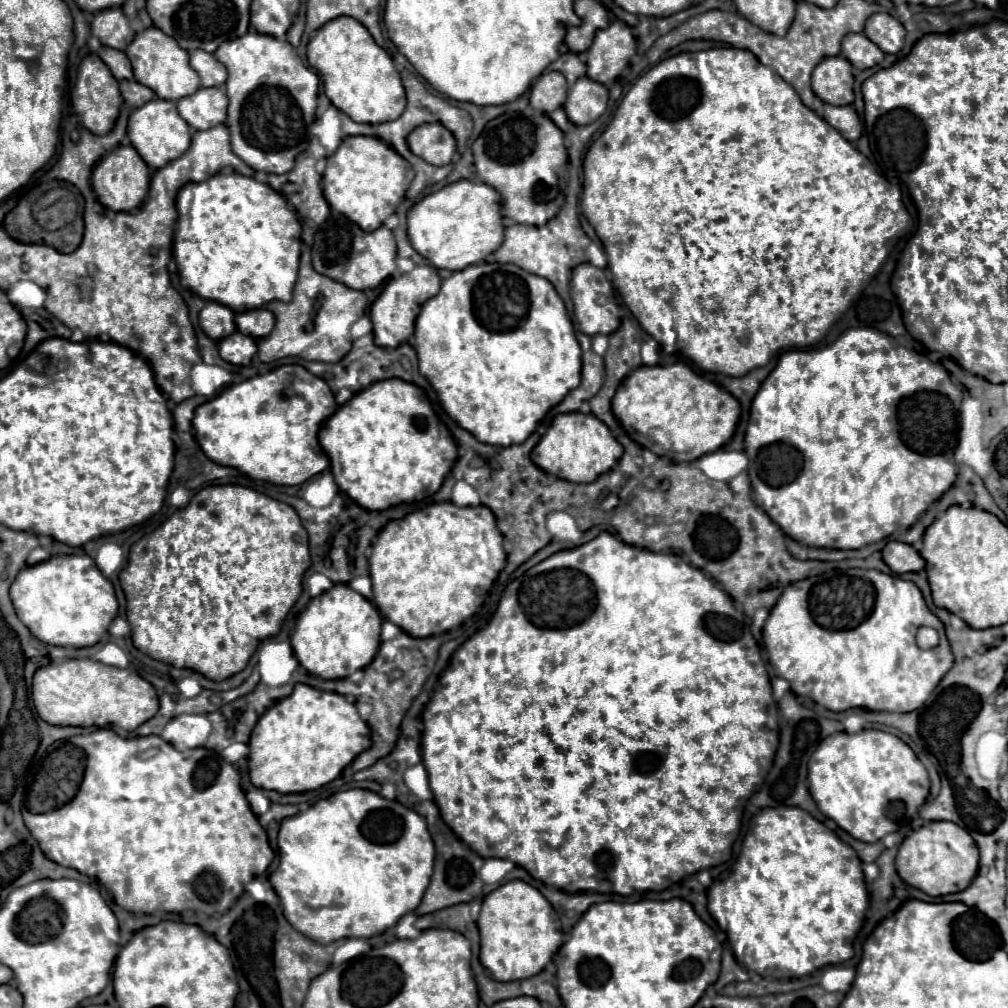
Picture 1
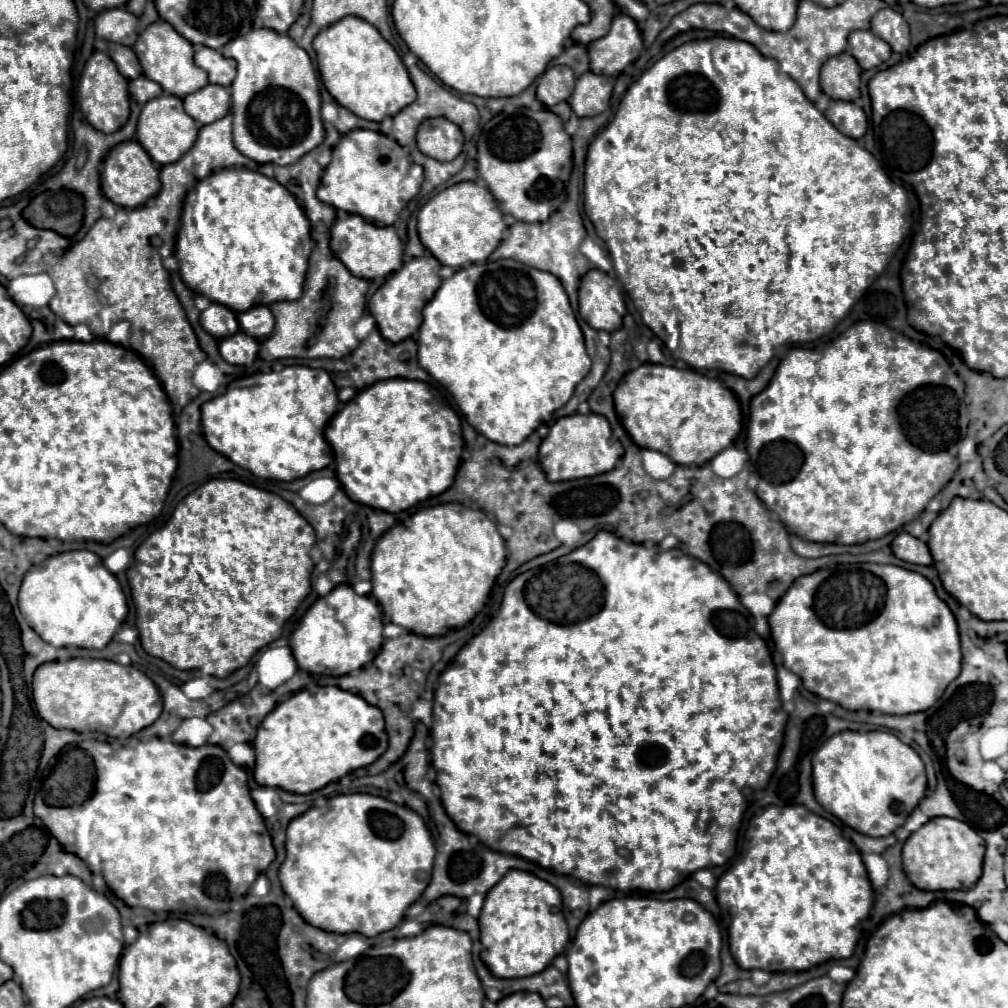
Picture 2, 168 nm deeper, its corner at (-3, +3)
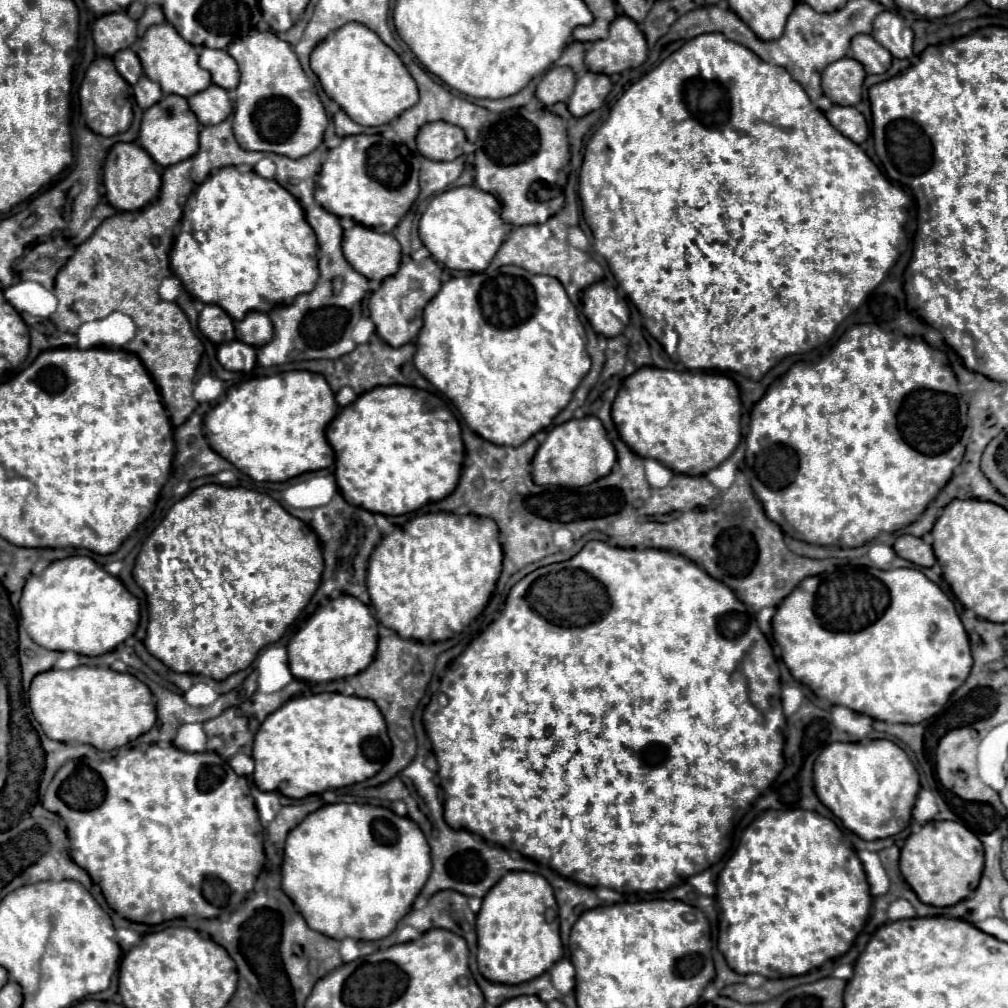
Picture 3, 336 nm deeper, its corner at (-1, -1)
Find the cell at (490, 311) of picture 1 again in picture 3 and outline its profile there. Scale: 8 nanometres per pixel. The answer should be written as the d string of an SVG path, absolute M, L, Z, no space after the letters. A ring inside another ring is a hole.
M501 266L497 270L489 268L485 272L475 272L475 274L451 278L441 286L437 296L423 310L423 328L421 328L419 338L417 338L415 366L439 392L449 396L449 400L457 406L463 420L467 422L467 426L473 432L477 432L481 438L485 438L497 446L521 446L525 440L529 440L539 430L549 428L553 418L569 404L575 388L579 386L579 382L583 380L583 376L591 368L591 358L587 354L587 340L583 336L583 328L579 322L577 310L571 304L571 300L567 298L561 282L557 278L551 278L551 276L529 274L527 270L523 270L519 266Z

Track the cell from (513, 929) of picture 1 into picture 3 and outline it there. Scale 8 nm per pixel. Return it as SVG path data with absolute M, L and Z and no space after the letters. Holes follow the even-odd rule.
M505 874L483 898L476 933L479 972L489 982L521 984L541 976L563 958L557 902L551 884L539 874Z

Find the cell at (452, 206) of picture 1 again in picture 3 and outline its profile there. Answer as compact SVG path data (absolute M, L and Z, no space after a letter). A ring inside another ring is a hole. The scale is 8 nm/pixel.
M459 186L435 196L419 220L419 236L431 256L451 270L483 272L507 234L507 224L499 218L499 202L493 194L477 186Z

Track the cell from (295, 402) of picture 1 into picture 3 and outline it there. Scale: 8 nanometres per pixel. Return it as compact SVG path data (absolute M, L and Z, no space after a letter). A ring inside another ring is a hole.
M291 370L265 378L251 378L229 388L225 400L205 416L205 430L209 446L243 474L257 482L287 482L299 474L323 470L333 464L335 454L325 438L325 426L335 414L335 394L331 392L325 376L307 370Z

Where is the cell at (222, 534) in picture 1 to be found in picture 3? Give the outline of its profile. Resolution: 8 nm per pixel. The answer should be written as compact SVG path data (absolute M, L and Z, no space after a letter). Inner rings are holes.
M205 484L197 490L193 490L183 500L179 500L169 510L165 520L145 540L141 552L135 560L133 578L135 578L137 586L141 586L141 590L145 592L147 608L149 608L149 626L147 626L145 648L149 650L149 654L153 654L165 666L169 666L173 672L201 674L201 676L209 676L213 680L225 680L227 676L231 676L239 670L245 670L255 660L257 652L263 646L273 644L283 636L287 626L299 616L299 612L307 606L313 592L317 590L317 586L321 582L321 572L323 572L323 556L321 556L315 532L305 522L291 516L277 500L273 500L267 494L259 494L255 490L247 490L241 486L231 488L231 486L221 486L221 484Z

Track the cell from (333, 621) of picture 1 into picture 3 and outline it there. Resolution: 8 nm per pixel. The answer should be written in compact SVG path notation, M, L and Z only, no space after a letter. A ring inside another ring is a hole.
M341 594L327 606L319 608L293 636L287 646L291 674L309 682L331 682L353 676L373 662L377 638L377 620L373 618L369 606L355 596Z

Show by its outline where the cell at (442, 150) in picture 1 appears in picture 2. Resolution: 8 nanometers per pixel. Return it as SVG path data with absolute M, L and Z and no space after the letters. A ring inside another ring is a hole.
M429 118L421 124L417 132L417 146L419 150L435 160L449 162L453 160L463 148L463 132L457 124L449 122L447 118Z

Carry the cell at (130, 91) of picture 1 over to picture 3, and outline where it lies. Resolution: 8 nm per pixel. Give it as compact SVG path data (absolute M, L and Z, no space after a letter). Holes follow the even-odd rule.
M141 76L139 82L133 86L133 96L135 96L137 104L141 104L141 108L145 110L145 108L153 106L155 102L159 102L159 98L163 96L163 92L161 92L161 88L159 88L157 82L149 80L147 76Z

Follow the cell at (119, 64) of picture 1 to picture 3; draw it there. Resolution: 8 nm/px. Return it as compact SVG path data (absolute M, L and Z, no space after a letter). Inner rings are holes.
M121 50L119 54L113 56L113 62L115 62L115 68L119 70L119 74L133 86L139 76L143 74L141 72L141 62L137 58L137 54L133 50Z

